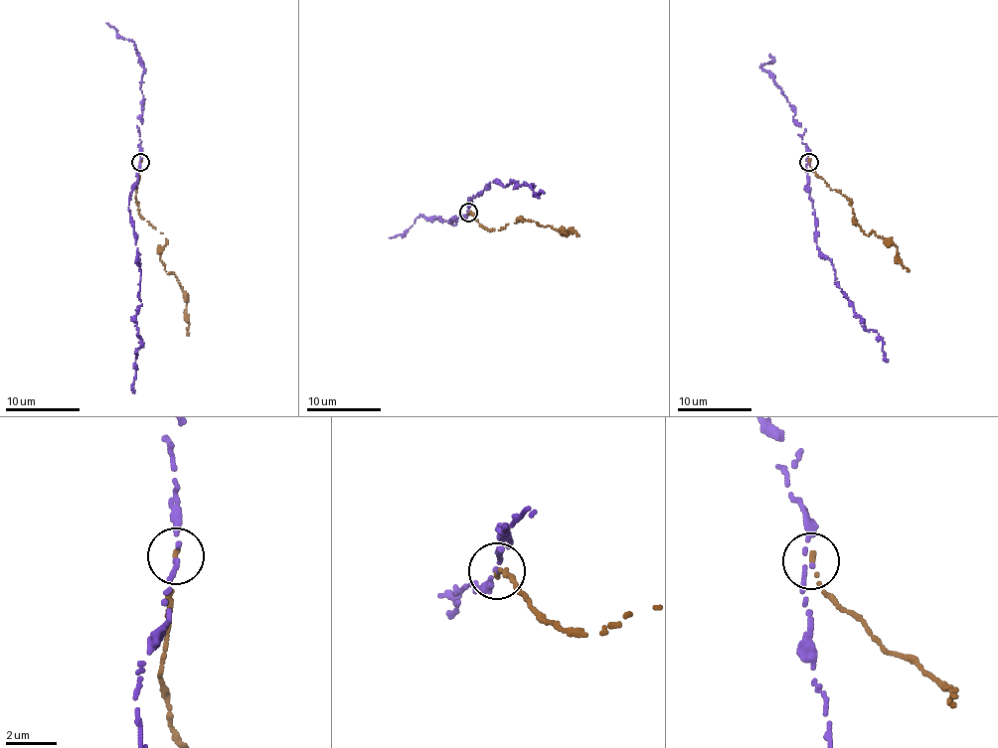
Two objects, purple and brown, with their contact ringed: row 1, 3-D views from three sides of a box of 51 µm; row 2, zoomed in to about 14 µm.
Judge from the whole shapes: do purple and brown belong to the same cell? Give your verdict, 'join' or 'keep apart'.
keep apart

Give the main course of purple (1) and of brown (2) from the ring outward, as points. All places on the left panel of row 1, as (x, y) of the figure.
1: (140, 162), (128, 207), (141, 271), (134, 392)
2: (140, 162), (135, 198), (138, 209), (166, 238), (160, 260), (167, 274), (174, 274), (185, 296), (188, 335)

